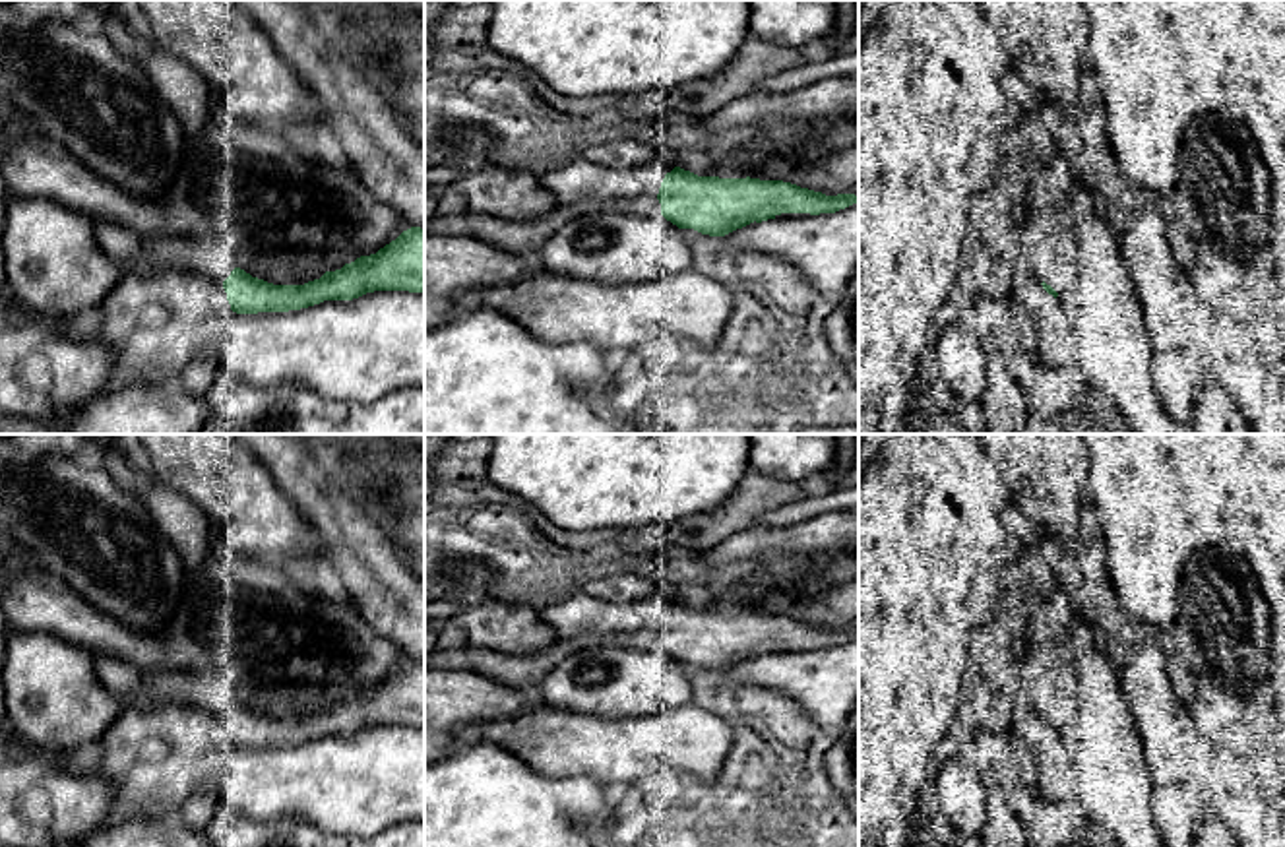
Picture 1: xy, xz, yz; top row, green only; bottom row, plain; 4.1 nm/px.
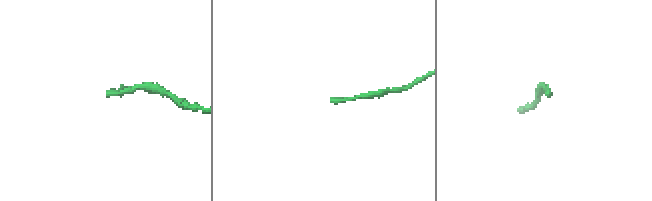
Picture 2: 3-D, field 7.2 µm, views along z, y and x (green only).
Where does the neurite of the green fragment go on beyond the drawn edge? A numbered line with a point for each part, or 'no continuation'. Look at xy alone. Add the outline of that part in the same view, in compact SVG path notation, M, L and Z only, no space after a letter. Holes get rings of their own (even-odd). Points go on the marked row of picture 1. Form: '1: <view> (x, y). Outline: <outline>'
1: xy (204, 256). Outline: M145 236L149 248L128 258L122 269L151 275L155 269L174 269L182 273L209 277L223 283L235 269L235 260L227 246L207 236Z

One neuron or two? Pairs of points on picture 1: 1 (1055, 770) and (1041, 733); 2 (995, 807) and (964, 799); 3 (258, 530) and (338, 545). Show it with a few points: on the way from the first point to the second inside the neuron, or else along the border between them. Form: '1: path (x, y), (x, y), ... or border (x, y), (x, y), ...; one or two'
1: path (1053, 760), (1043, 743); one
2: border (987, 797), (987, 818), (979, 826); two
3: border (293, 502), (314, 530), (322, 551); two

